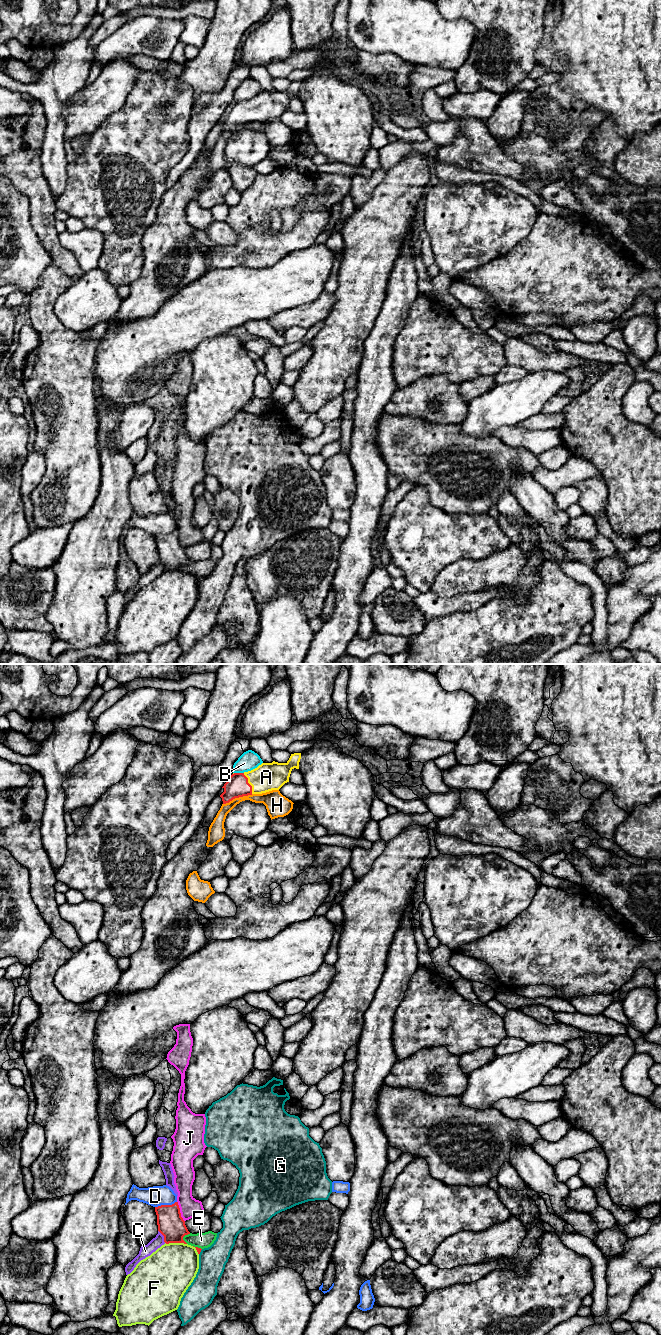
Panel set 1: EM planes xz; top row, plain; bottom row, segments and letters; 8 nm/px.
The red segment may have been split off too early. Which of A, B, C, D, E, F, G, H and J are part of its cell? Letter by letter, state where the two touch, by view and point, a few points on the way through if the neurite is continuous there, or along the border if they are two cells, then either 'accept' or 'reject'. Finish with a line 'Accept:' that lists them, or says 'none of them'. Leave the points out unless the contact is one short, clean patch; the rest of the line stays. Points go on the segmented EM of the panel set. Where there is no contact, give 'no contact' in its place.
A: xz (248, 783) | across xz (237, 785), (248, 783), (266, 777) | accept
B: xz (239, 773) | along xz (234, 772), (243, 773) | reject
C: xz (163, 1235) | reject
D: xz (165, 1205) | reject
E: xz (183, 1236) | along xz (190, 1233), (183, 1237), (186, 1243) | reject
F: xz (176, 1242) | reject
G: xz (200, 1251) | along xz (202, 1249), (199, 1254) | reject
H: xz (237, 797) | reject
J: xz (179, 1211) | reject
Accept: A

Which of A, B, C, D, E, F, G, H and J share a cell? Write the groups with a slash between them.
A / B / C / D / E / F / G / H / J

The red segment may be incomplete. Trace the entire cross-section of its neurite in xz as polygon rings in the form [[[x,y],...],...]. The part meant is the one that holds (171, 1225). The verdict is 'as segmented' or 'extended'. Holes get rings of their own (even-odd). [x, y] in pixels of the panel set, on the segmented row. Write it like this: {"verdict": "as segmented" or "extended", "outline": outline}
{"verdict": "as segmented", "outline": [[[178,1202],[172,1205],[161,1205],[155,1207],[157,1215],[158,1231],[164,1236],[164,1242],[187,1244],[183,1237],[190,1234],[185,1221],[181,1217]]]}

